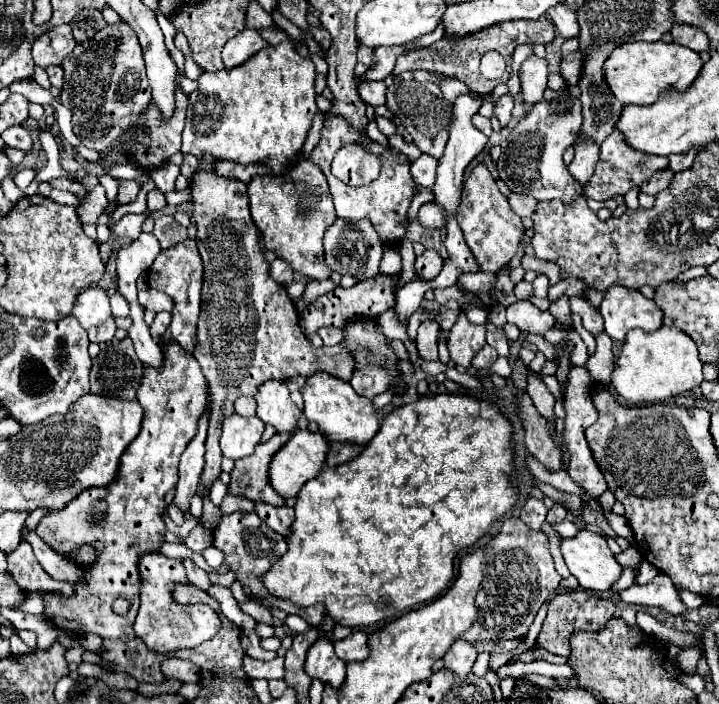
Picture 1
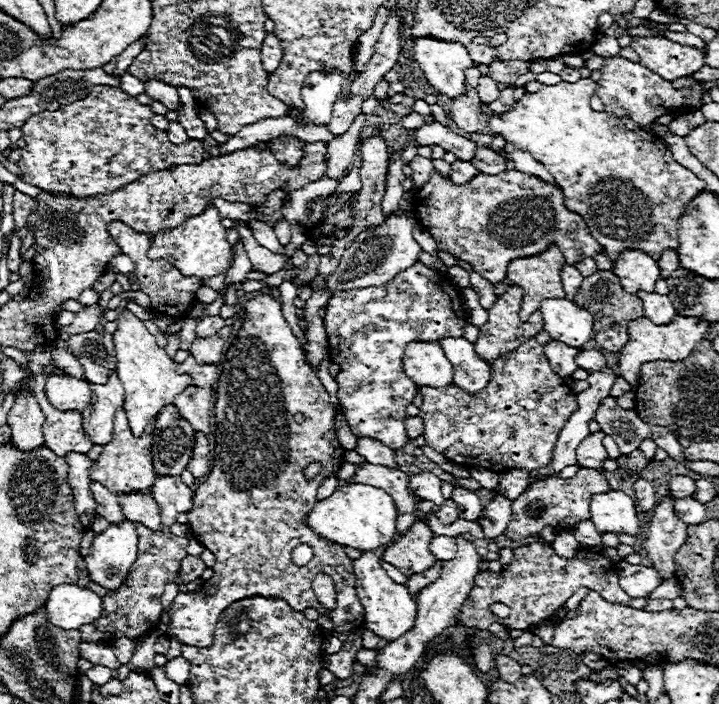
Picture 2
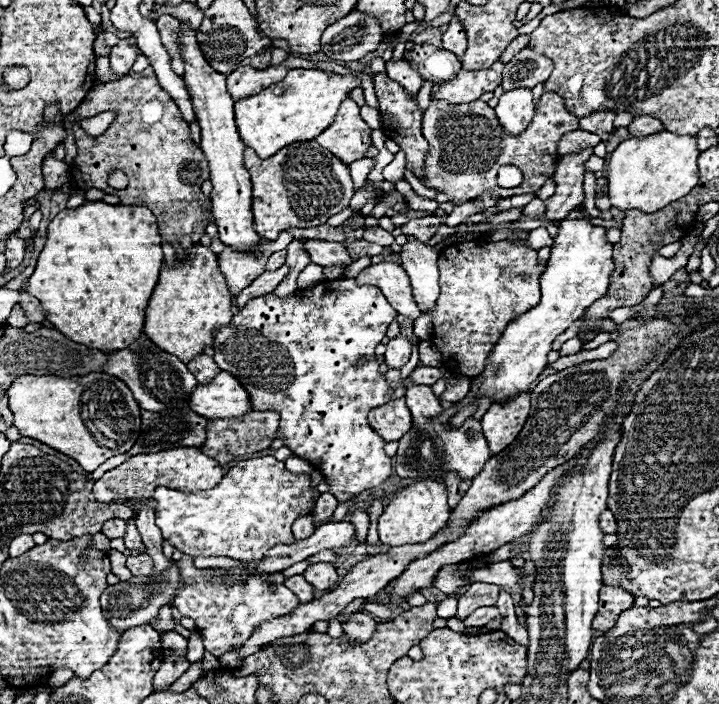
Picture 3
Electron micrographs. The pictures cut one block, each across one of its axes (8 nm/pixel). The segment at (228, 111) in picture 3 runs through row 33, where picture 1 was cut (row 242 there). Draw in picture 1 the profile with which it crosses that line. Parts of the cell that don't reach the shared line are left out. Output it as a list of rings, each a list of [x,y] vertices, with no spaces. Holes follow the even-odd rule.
[[[184,240],[168,250],[162,250],[154,264],[148,270],[148,286],[156,288],[164,294],[168,294],[172,298],[172,322],[168,326],[168,330],[162,336],[160,346],[164,348],[168,342],[178,342],[184,350],[188,350],[192,354],[192,346],[196,346],[196,322],[198,322],[198,314],[200,314],[200,290],[202,290],[202,260],[198,254],[198,246],[194,240]]]

